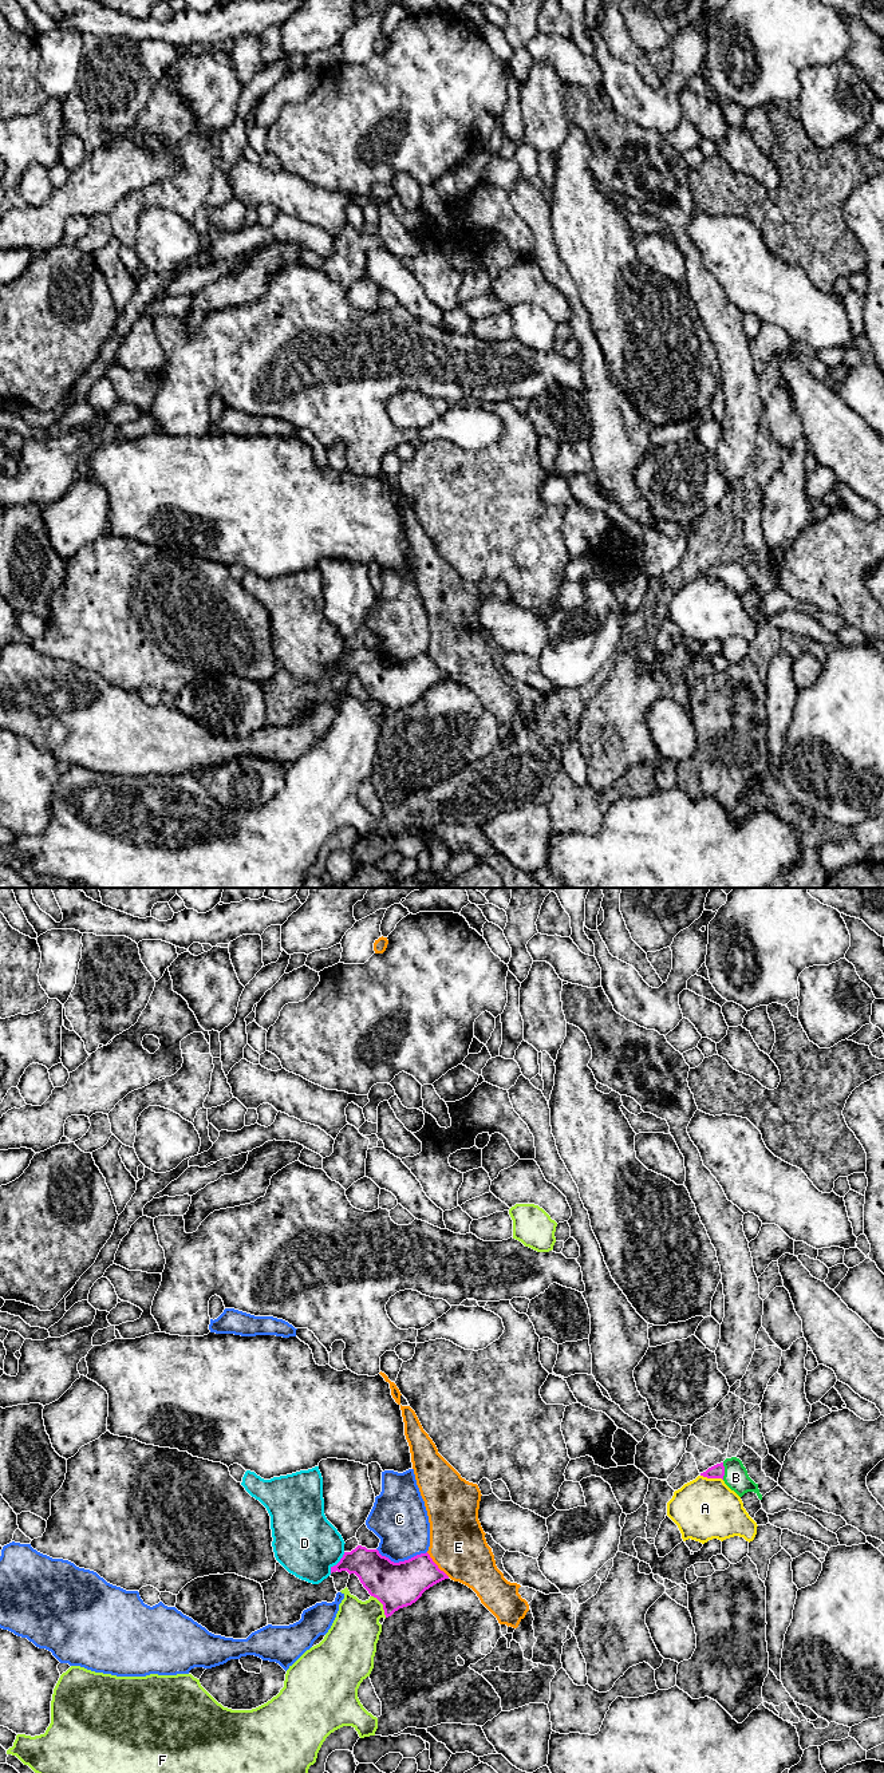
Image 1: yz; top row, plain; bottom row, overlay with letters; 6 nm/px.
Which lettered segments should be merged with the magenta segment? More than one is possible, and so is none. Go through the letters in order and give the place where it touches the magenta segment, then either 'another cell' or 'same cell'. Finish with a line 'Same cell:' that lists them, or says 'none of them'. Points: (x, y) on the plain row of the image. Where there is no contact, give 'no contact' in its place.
A: yz (711, 577) | another cell
B: yz (723, 571) | same cell
C: yz (401, 662) | another cell
D: yz (338, 663) | another cell
E: yz (437, 666) | another cell
F: yz (383, 706) | another cell
Same cell: B

